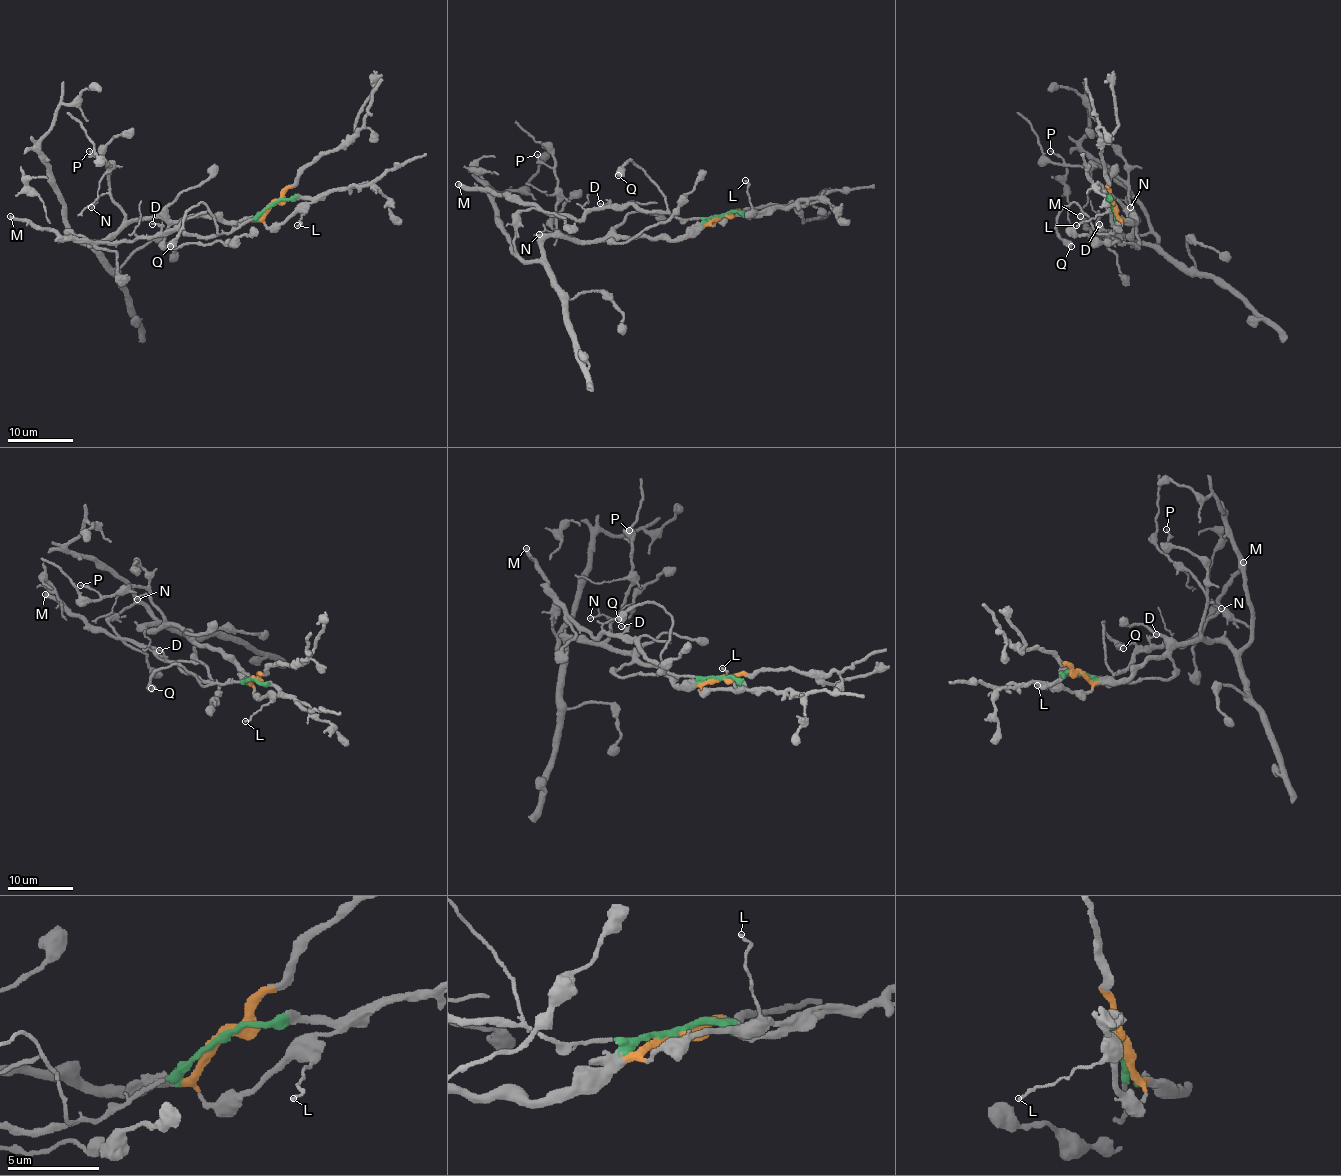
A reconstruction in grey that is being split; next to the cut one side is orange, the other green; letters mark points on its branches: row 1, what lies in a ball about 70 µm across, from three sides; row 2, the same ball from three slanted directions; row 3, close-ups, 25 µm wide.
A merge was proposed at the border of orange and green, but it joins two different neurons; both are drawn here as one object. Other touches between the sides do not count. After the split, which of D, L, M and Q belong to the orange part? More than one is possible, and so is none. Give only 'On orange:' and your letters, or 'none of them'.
On orange: L

